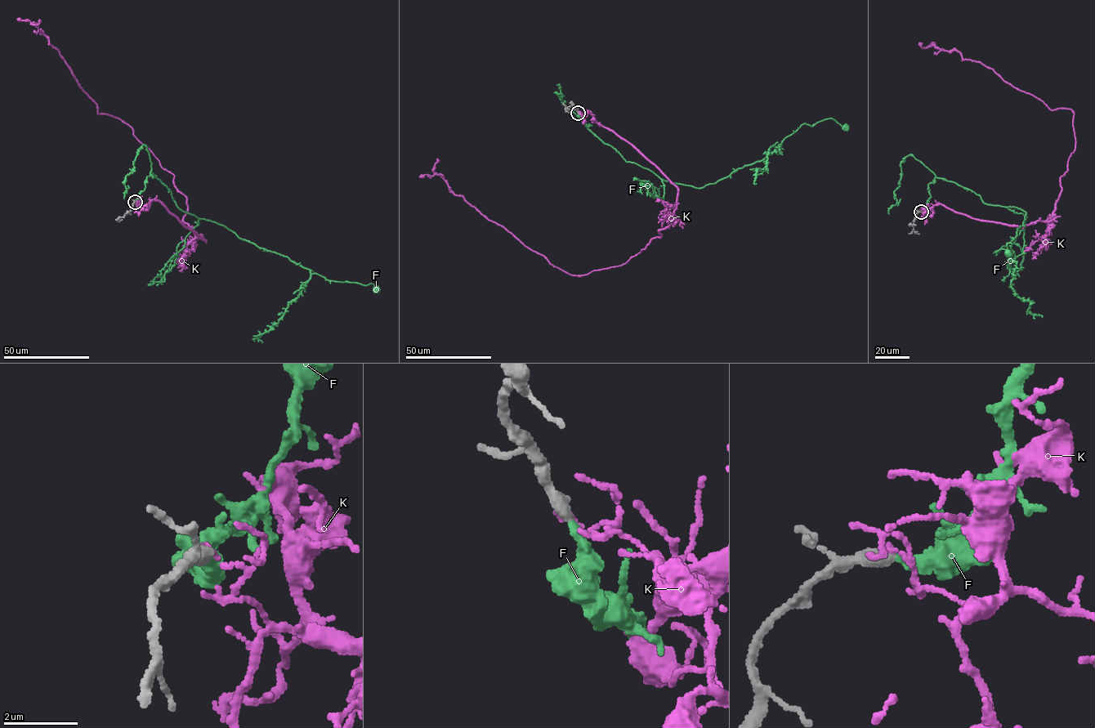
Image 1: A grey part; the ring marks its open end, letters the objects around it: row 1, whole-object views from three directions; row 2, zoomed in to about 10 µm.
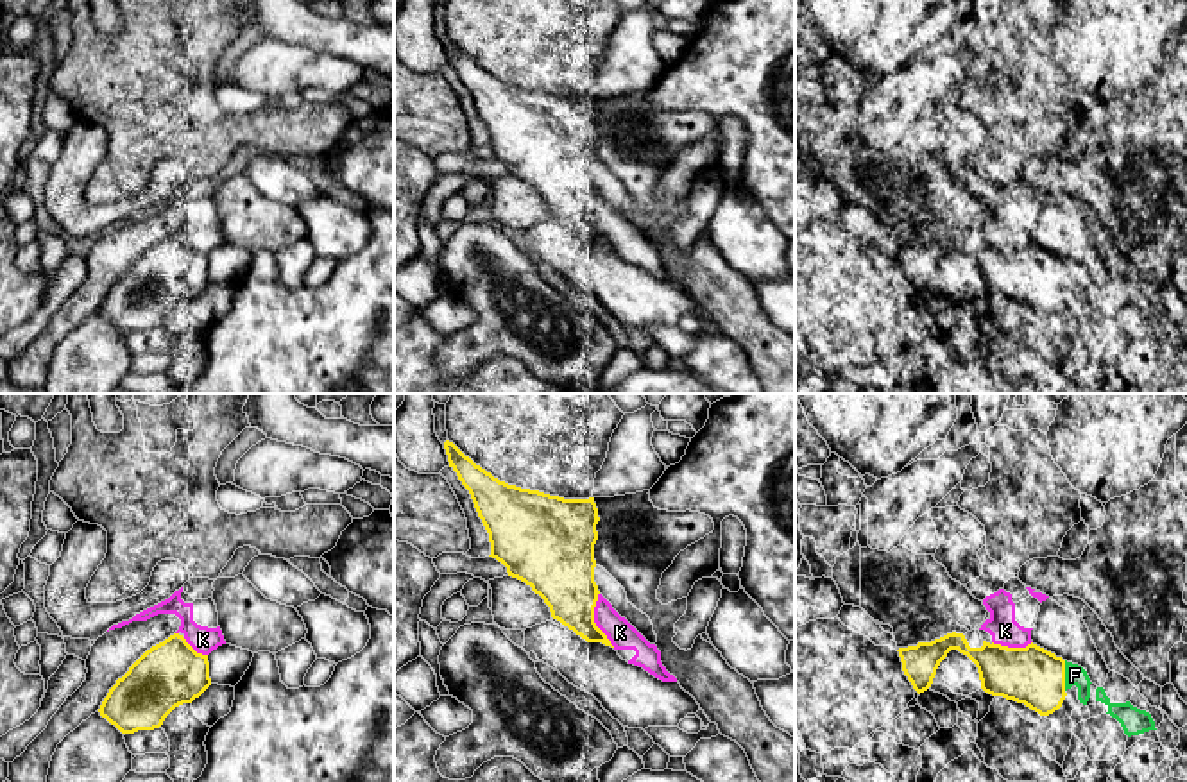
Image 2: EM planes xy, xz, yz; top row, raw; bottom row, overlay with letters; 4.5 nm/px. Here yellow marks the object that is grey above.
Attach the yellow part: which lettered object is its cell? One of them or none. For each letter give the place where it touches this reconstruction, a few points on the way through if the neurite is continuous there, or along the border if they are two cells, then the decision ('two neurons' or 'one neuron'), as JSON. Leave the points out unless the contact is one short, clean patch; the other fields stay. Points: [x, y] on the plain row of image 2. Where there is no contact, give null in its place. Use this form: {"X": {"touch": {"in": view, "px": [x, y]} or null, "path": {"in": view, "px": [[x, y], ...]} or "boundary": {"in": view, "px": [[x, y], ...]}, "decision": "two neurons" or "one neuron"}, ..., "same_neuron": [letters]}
{"F": {"touch": {"in": "yz", "px": [1064, 274]}, "decision": "one neuron"}, "K": {"touch": {"in": "xz", "px": [593, 219]}, "decision": "two neurons"}, "same_neuron": ["F"]}

